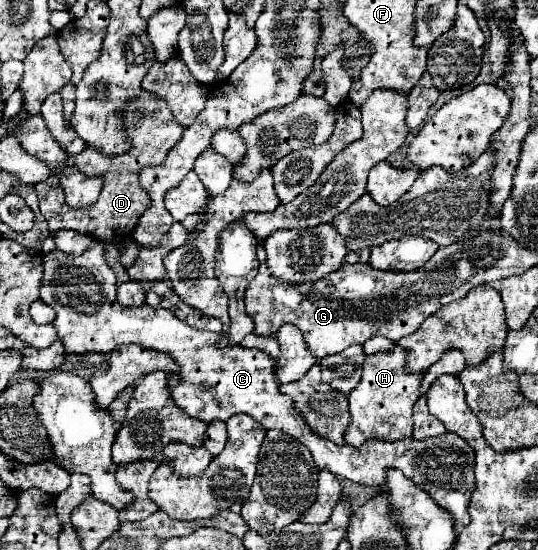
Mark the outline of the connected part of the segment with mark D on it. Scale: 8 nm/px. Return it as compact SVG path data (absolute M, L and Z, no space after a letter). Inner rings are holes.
M143 90L139 98L127 104L127 110L123 112L123 120L125 120L125 132L133 144L129 152L121 156L103 156L101 152L87 148L81 154L71 156L71 166L75 166L77 170L83 170L83 174L87 176L99 174L103 178L103 190L95 206L83 206L83 208L67 206L63 188L55 172L49 176L47 182L35 184L35 190L39 196L39 208L45 220L49 222L51 232L57 232L61 228L75 230L79 234L89 234L99 242L111 242L111 244L121 244L133 236L133 230L141 214L151 206L151 196L141 186L139 172L145 166L157 166L167 158L169 150L181 140L183 126L175 122L175 118L171 116L171 110L161 98L157 98L155 94L143 92Z

